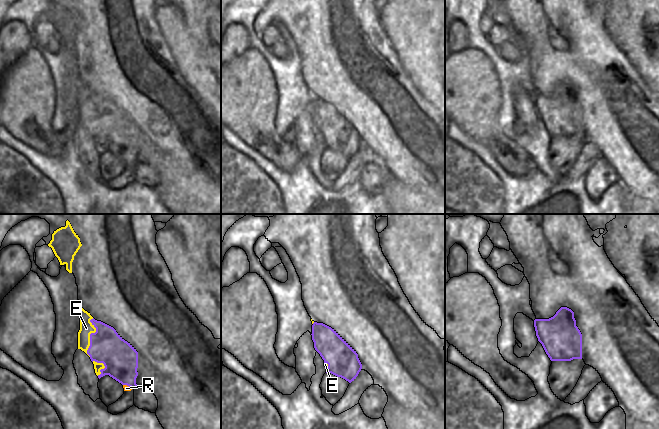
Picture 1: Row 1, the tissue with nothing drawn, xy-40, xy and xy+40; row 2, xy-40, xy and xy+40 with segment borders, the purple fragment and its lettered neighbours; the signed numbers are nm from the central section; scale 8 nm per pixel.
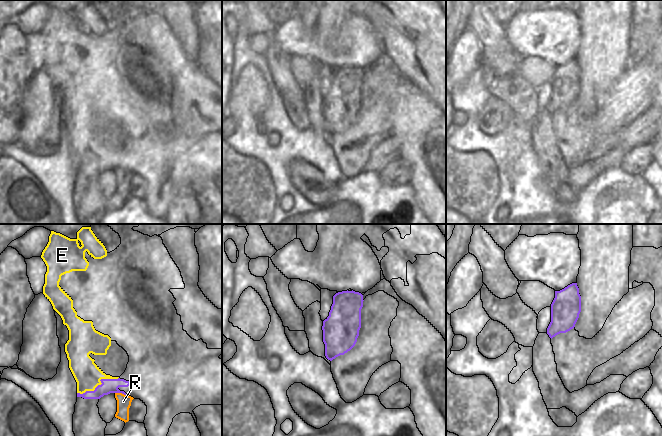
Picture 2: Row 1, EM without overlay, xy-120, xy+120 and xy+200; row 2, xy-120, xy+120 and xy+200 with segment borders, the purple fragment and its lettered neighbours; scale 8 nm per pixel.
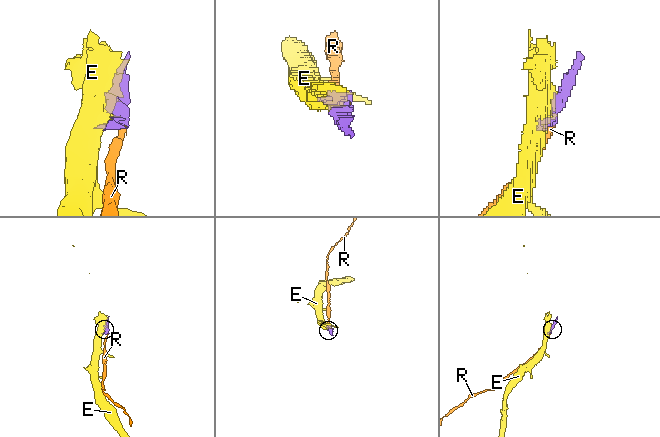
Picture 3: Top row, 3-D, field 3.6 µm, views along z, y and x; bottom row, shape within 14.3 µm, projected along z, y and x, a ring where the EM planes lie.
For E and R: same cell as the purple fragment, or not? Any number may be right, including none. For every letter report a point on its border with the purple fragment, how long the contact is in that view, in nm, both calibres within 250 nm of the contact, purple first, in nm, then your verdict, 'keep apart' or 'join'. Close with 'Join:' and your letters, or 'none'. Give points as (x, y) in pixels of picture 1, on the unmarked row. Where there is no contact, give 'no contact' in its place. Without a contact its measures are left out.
E: contact xy-40 (90, 112); length 320 nm; calibres 280 and 110 nm; keep apart
R: contact xy-40 (128, 161); length 90 nm; calibres 280 and 50 nm; join
Join: R

